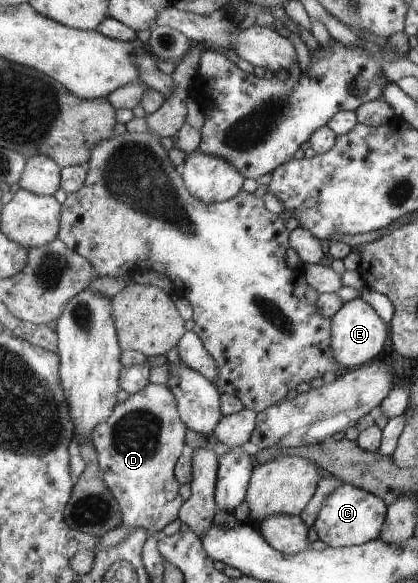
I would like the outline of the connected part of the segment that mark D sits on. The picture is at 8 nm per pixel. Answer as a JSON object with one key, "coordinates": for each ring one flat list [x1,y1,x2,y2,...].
{"coordinates":[[148,384,142,391,130,395,123,402,118,402,114,413,103,424,95,429,91,439,95,443,103,478,114,497,121,503,123,509,123,524,116,530,110,530,100,538,97,549,113,548,121,544,131,533,138,528,147,529,151,534,162,532,162,529,179,519,183,507,180,497,180,485,175,474,180,457,186,447,187,422,179,412,179,401,172,388,164,384]]}

